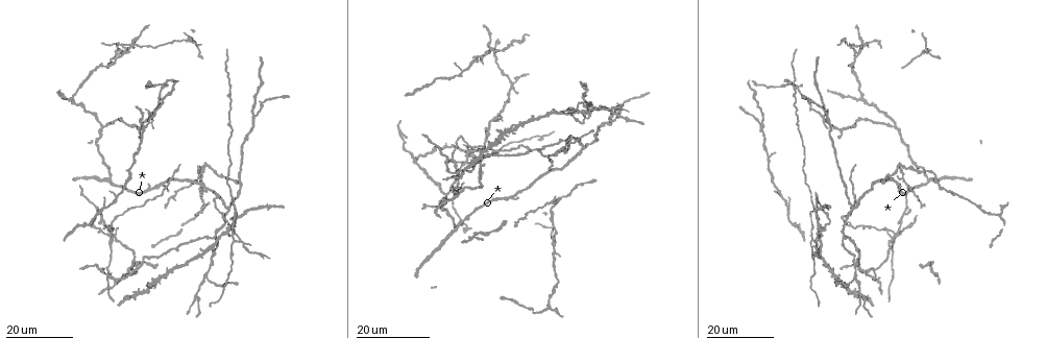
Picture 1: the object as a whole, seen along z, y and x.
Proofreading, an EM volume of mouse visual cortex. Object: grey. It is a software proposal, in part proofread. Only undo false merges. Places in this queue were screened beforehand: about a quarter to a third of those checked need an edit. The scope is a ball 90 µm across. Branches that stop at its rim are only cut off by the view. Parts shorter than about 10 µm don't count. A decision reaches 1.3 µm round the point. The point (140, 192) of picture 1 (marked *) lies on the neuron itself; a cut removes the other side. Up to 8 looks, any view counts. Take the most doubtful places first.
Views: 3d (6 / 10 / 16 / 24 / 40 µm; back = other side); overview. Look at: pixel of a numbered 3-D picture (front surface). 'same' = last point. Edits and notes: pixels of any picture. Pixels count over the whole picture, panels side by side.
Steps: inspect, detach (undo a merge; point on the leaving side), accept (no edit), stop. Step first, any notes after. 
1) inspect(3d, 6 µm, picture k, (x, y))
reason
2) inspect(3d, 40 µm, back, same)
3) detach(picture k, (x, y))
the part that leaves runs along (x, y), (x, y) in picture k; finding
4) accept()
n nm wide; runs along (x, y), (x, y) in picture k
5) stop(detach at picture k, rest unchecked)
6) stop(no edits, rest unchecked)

inspect(3d, 16 µm, picture 1, (109, 234))
four or more arms meet

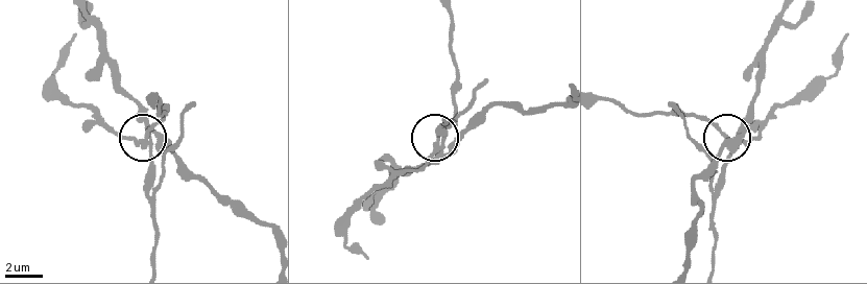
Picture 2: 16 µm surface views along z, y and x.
inspect(3d, 10 µm, picture 2, (439, 146))

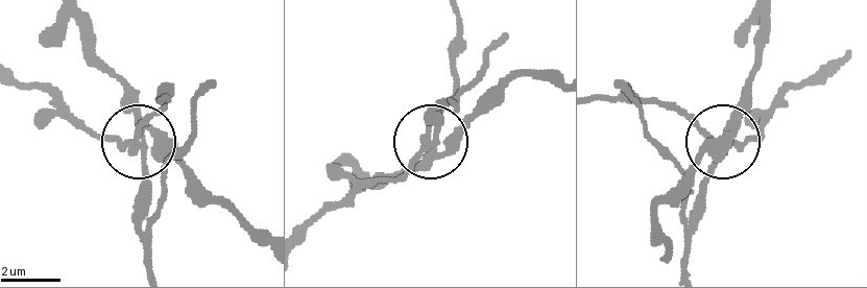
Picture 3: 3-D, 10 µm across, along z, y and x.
detach(picture 3, (690, 117))
two neurons meet here

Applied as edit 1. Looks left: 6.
inspect(overview)
see it whole again

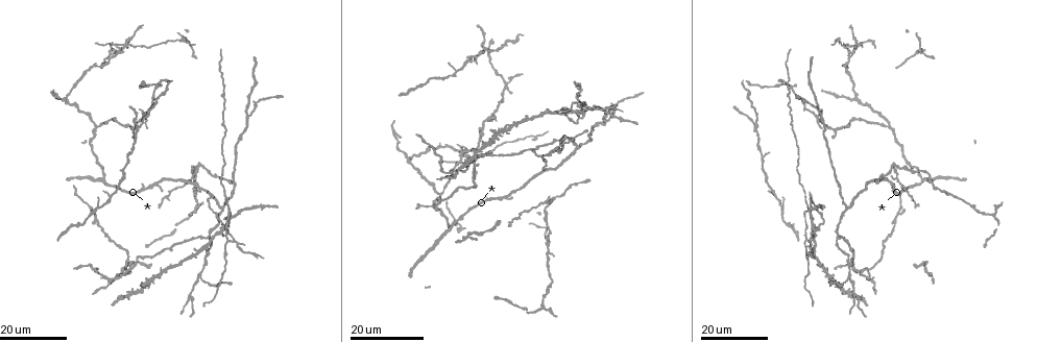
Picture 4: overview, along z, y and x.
inspect(3d, 24 µm, picture 4, (246, 116))
side arm on a straight run

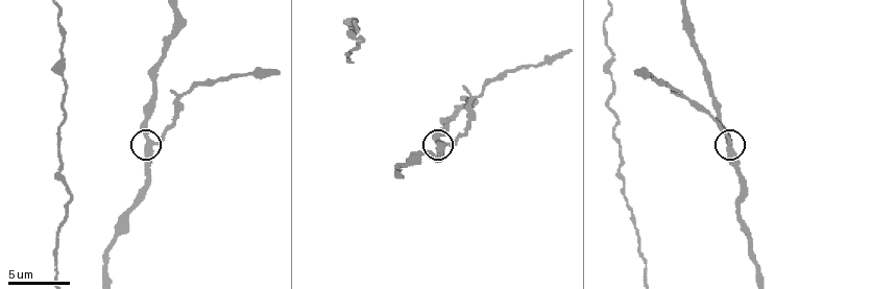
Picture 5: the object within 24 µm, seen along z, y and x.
inspect(3d, 10 µm, picture 5, (150, 141))

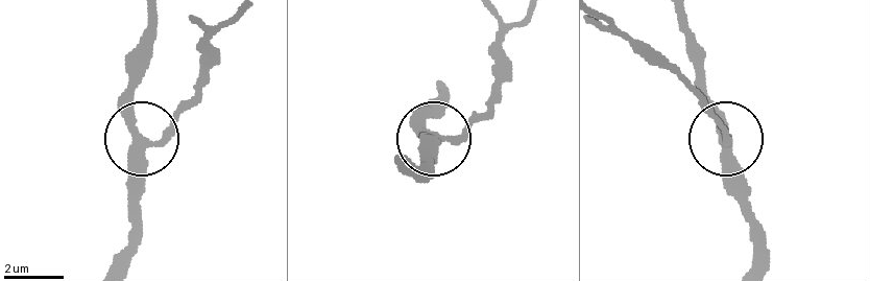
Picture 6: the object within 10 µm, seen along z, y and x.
accept()
continuous, no second neuron

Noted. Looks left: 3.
inspect(3d, 16 µm, picture 4, (127, 44))
looks like a crossing

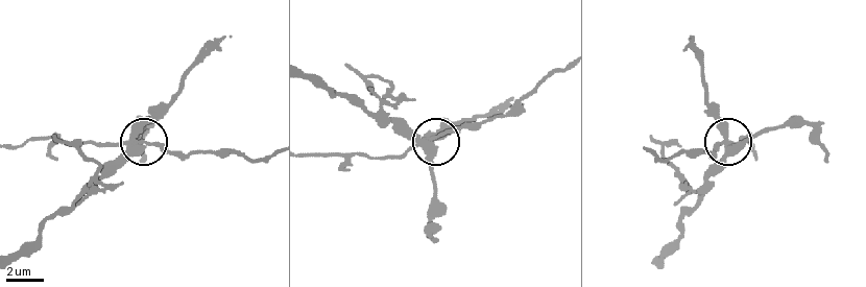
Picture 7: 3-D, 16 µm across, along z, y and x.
inspect(3d, 10 µm, picture 7, (432, 140))
zoom in

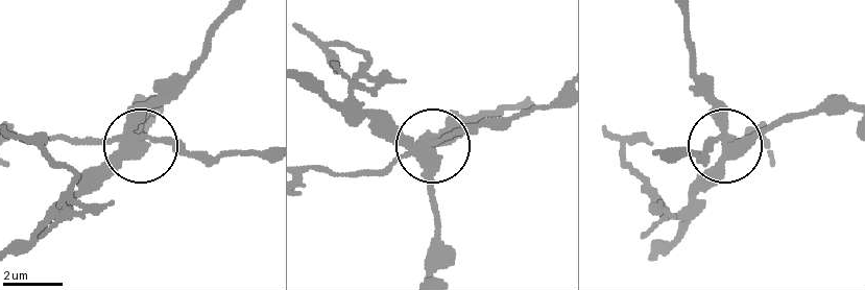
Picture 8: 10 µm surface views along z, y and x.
detach(picture 8, (94, 140))
the part that leaves runs along (125, 138), (197, 153), (264, 153) in picture 8; a second neuron is stuck on

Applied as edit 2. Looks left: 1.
stop(detach at picture 3, detach at picture 8, rest unchecked)

